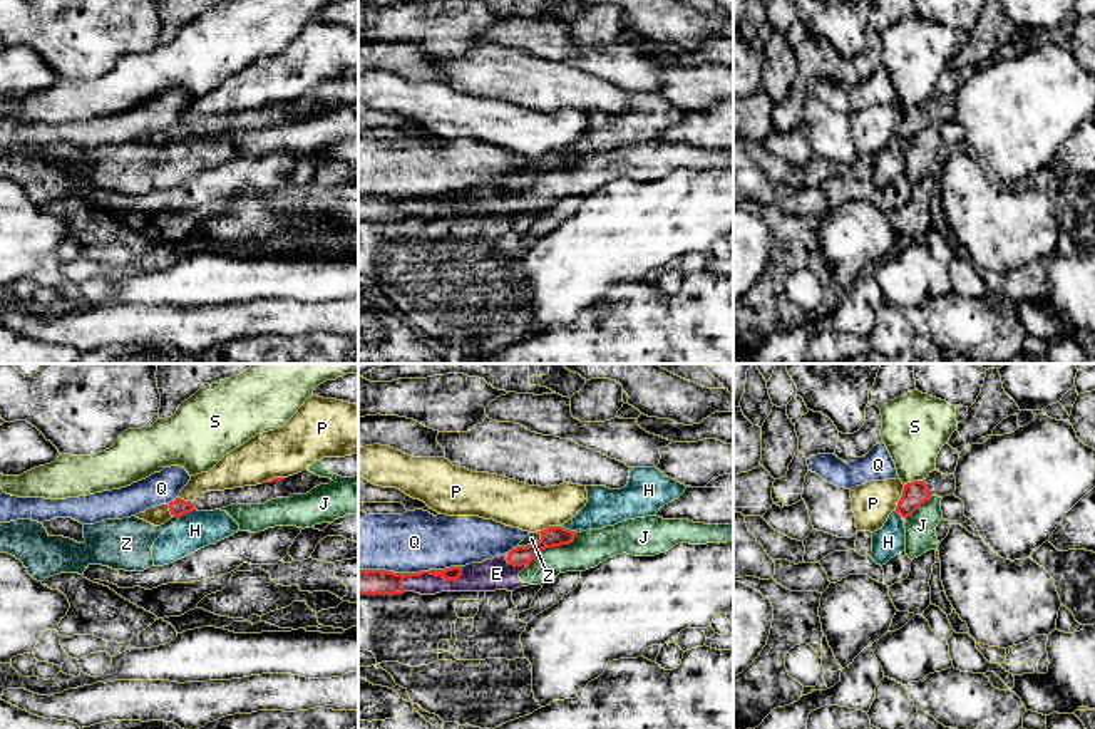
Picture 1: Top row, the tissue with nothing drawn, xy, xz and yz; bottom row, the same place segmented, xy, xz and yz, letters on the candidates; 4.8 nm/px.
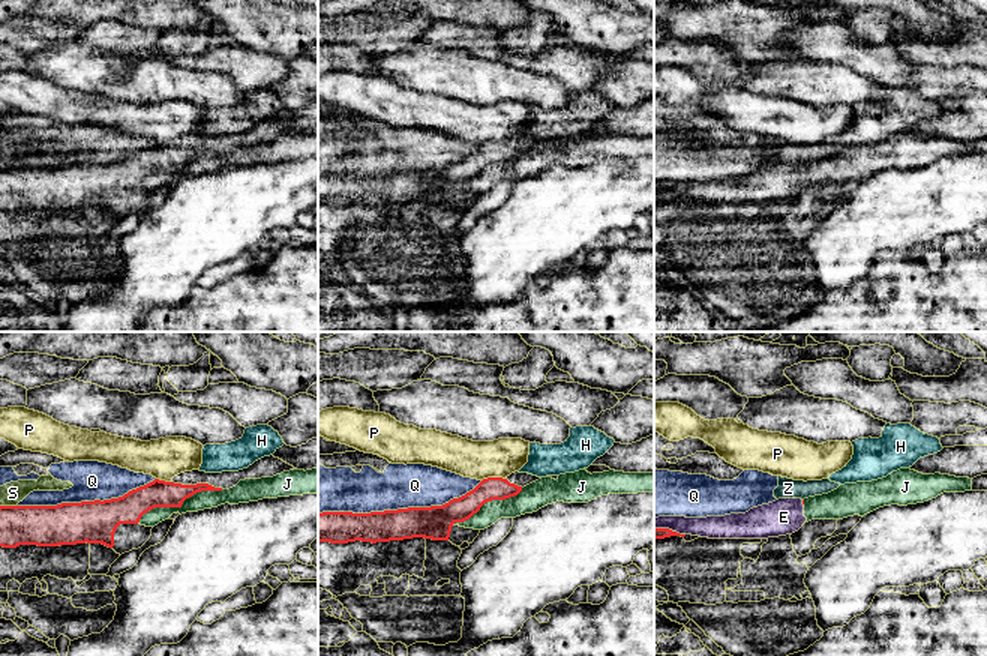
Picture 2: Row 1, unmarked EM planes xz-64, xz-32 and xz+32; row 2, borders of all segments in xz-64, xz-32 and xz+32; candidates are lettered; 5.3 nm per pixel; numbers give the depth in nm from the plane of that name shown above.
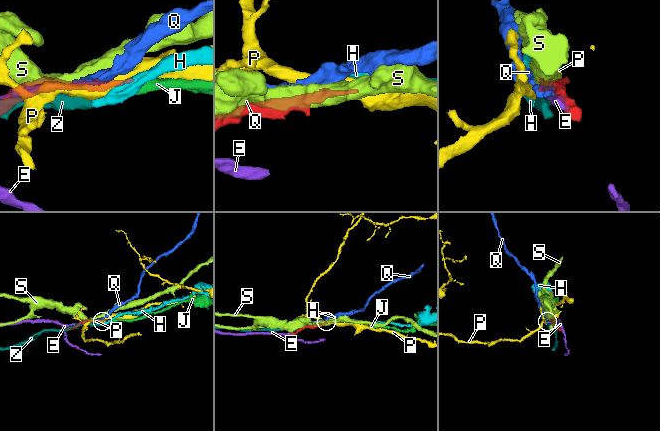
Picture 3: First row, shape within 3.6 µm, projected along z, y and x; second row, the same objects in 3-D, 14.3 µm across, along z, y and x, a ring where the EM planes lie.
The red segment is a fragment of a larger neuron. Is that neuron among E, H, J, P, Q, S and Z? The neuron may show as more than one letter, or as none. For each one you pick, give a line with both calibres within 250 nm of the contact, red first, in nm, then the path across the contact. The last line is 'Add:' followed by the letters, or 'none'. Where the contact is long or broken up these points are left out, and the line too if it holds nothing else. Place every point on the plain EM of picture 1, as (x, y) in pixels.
Add: none

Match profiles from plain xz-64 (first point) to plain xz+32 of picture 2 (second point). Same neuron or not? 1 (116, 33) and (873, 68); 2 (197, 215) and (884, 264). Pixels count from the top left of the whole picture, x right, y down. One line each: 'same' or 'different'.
1: same
2: different

